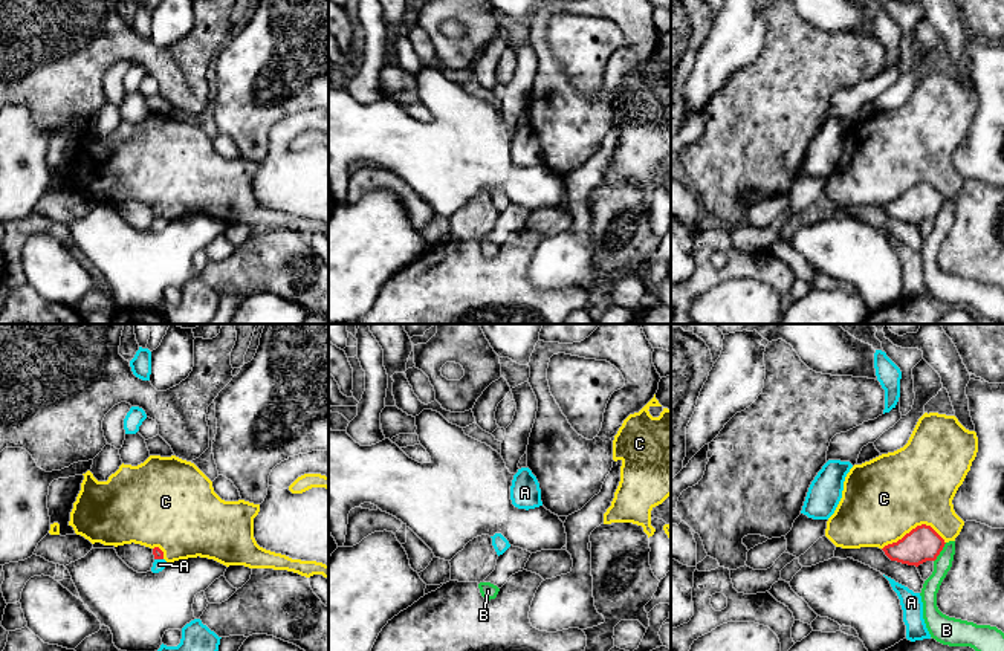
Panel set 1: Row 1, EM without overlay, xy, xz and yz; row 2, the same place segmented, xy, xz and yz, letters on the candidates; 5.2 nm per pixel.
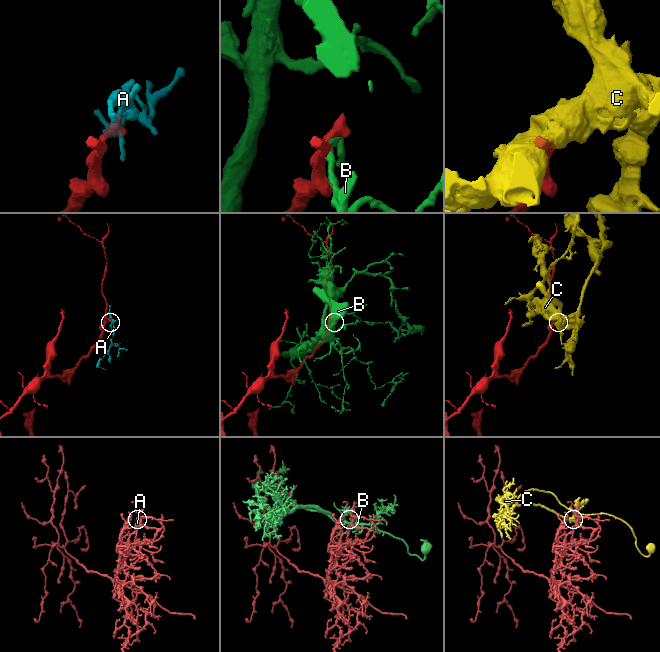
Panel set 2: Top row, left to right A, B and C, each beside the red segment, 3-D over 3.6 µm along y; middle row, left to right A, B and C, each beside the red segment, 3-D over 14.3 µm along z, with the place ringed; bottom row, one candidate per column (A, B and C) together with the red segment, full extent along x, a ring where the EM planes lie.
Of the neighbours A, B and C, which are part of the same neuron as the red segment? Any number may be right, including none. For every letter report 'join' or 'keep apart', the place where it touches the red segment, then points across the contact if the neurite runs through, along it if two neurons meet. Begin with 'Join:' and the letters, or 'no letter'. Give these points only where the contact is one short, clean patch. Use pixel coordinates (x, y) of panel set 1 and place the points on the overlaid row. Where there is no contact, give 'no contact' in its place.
Join: no letter
A: keep apart | xy (159, 558) | along xy (155, 558), (162, 560)
B: keep apart | yz (940, 550)
C: keep apart | yz (913, 529)

